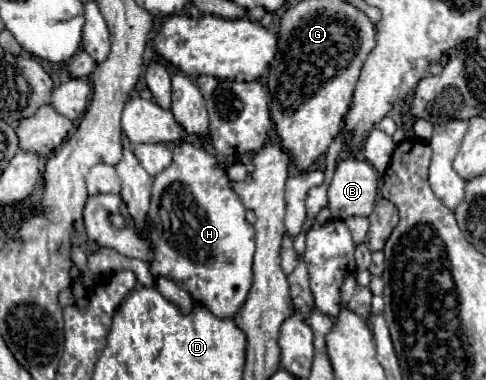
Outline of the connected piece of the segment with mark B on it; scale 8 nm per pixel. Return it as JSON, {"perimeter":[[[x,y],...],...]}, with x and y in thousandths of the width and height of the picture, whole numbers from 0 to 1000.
{"perimeter":[[[733,416],[700,421],[687,468],[675,489],[675,532],[683,574],[761,568],[778,511],[778,458]]]}

